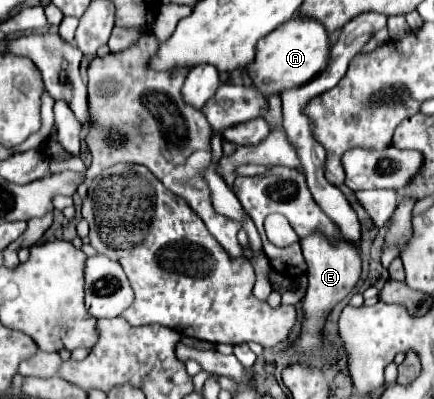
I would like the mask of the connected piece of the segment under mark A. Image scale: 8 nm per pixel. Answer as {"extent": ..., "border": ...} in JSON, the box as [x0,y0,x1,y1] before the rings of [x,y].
{"extent":[248,17,330,95],"border":[[[294,17],[288,23],[280,25],[258,43],[254,61],[248,67],[248,73],[254,81],[254,87],[264,95],[280,95],[286,89],[294,89],[306,85],[318,73],[324,71],[328,63],[330,39],[328,31],[312,19]]]}

